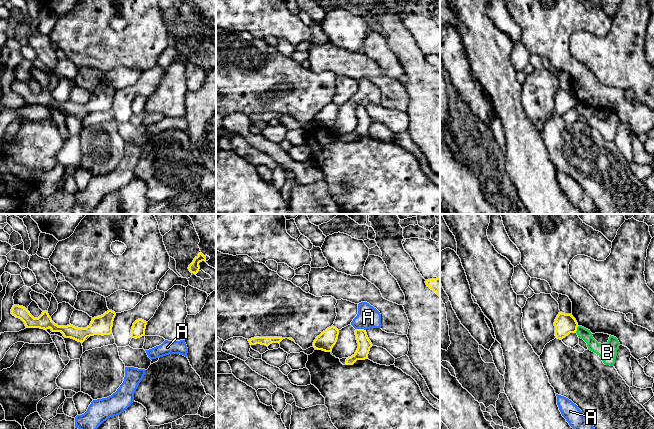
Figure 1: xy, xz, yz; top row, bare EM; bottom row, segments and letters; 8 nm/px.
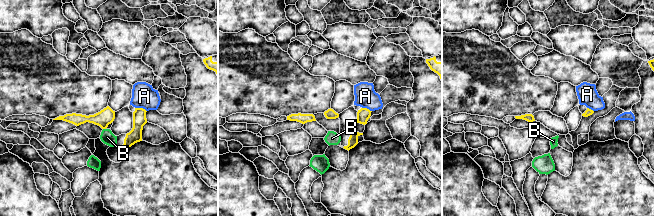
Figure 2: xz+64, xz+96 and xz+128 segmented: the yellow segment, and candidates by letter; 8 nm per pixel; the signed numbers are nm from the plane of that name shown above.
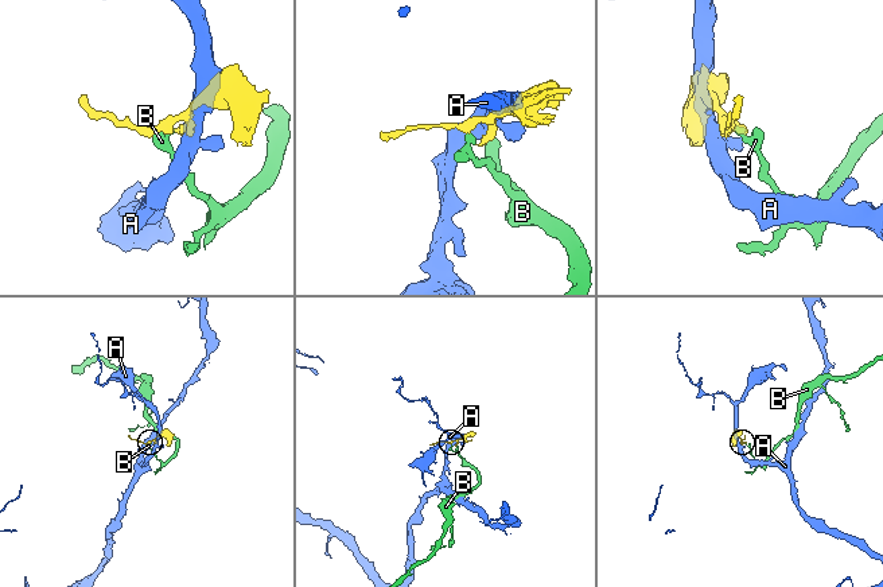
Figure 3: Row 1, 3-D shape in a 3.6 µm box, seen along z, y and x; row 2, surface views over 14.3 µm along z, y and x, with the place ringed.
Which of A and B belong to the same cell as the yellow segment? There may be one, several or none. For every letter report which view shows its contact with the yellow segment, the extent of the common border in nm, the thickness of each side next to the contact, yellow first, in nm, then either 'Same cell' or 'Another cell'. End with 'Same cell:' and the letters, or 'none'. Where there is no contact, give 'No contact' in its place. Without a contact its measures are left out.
A: Touches yellow in xz. Shared border 80 nm. Thickness 110 nm (yellow) against 180 nm. Another cell
B: Touches yellow in yz. Shared border 60 nm. Thickness 160 nm (yellow) against 100 nm. Another cell
Same cell: none

